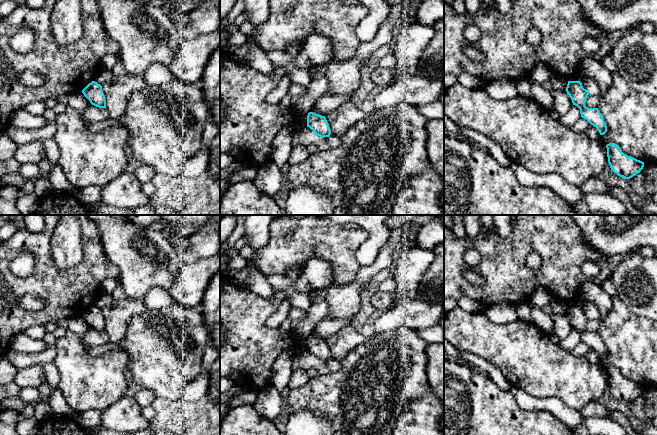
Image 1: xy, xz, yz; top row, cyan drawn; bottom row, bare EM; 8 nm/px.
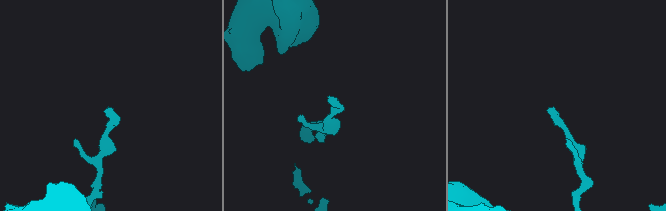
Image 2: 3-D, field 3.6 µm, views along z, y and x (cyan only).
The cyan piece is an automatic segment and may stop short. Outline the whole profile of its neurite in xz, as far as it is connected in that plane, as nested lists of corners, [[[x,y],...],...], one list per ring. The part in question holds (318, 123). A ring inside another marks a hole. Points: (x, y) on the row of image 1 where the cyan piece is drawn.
[[[309,112],[307,115],[307,127],[314,131],[315,135],[321,138],[329,137],[331,134],[329,124],[325,116]]]

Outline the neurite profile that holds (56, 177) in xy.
[[[54,138],[39,140],[42,144],[45,156],[50,163],[48,178],[53,191],[64,191],[71,193],[74,186],[66,178],[62,167],[59,164],[60,149]]]

